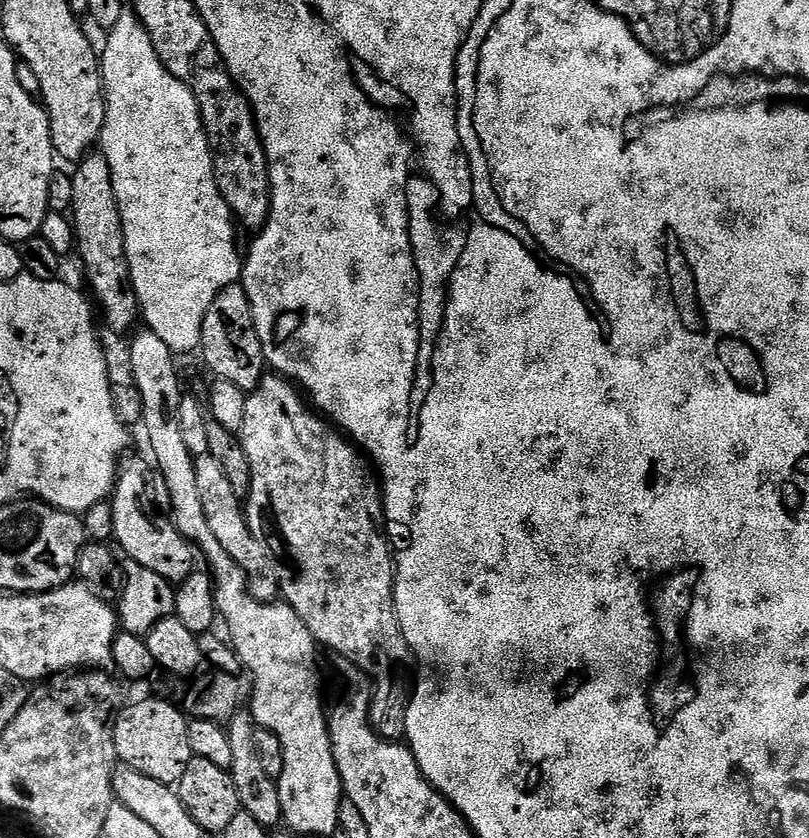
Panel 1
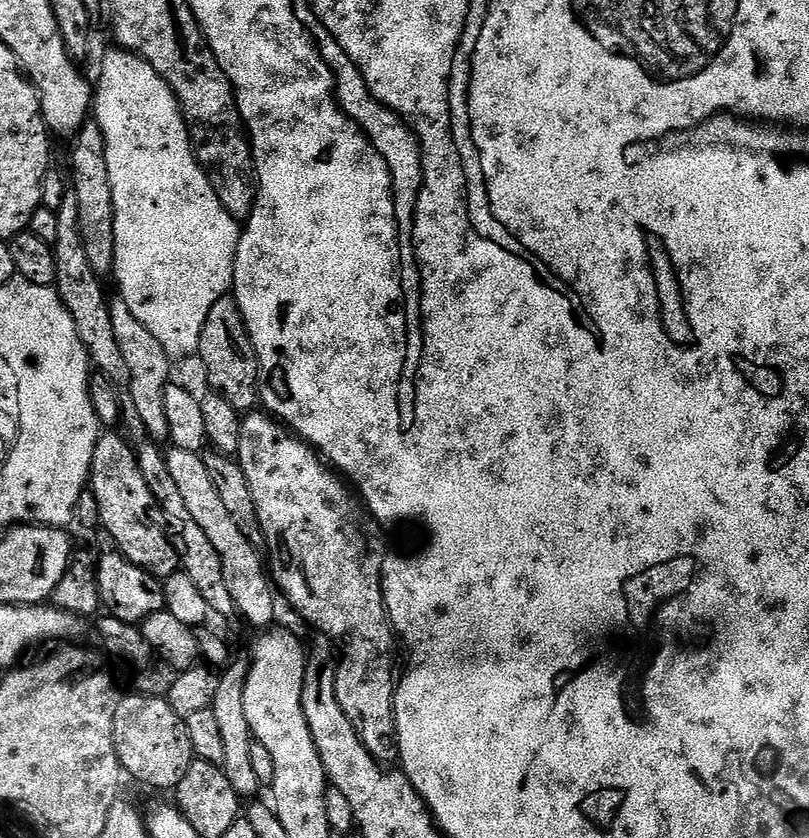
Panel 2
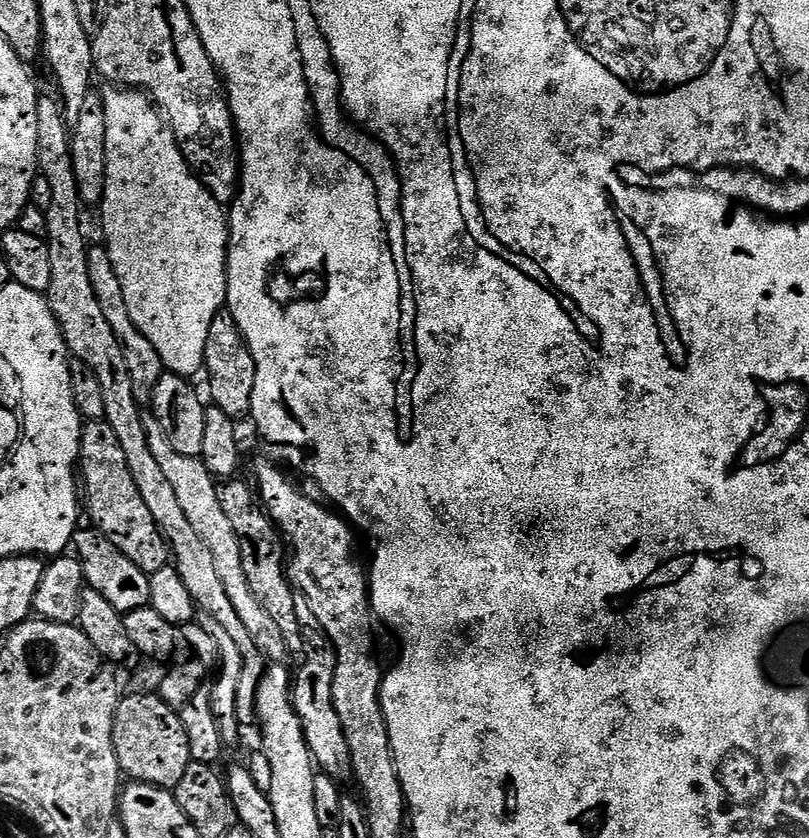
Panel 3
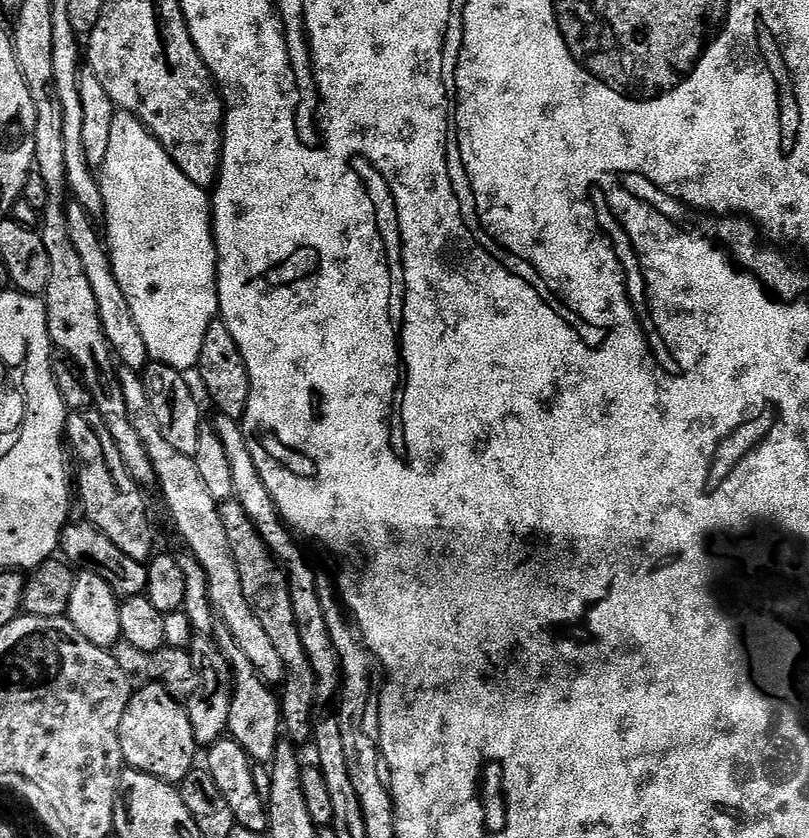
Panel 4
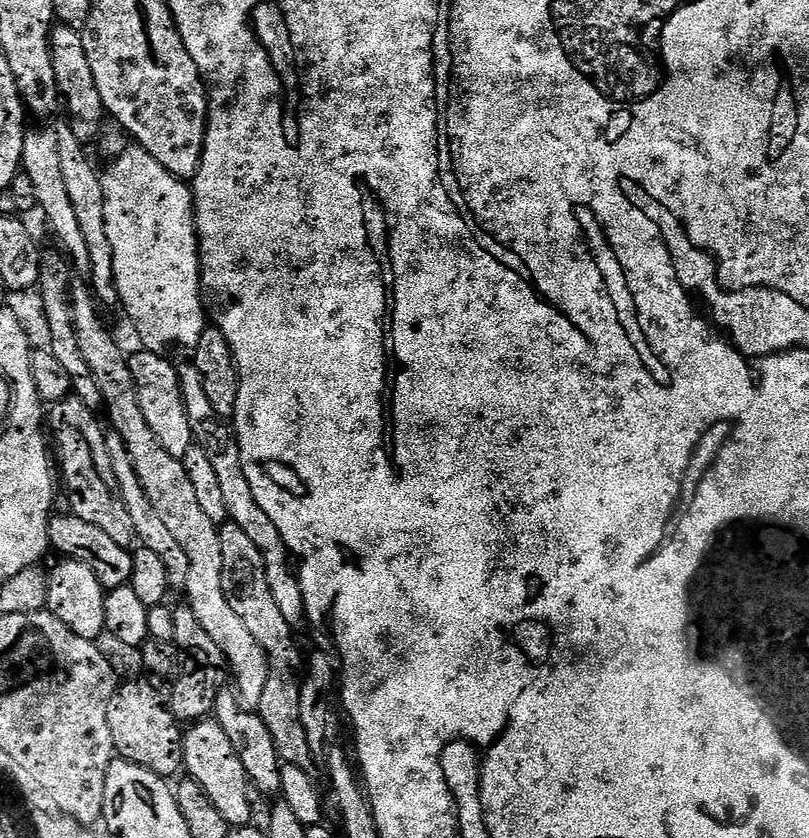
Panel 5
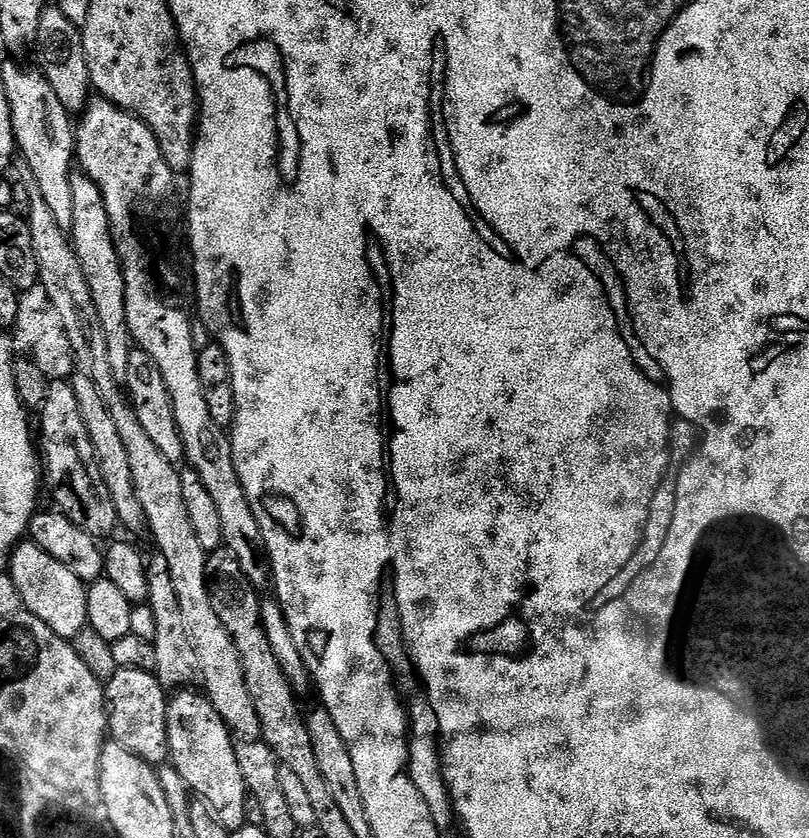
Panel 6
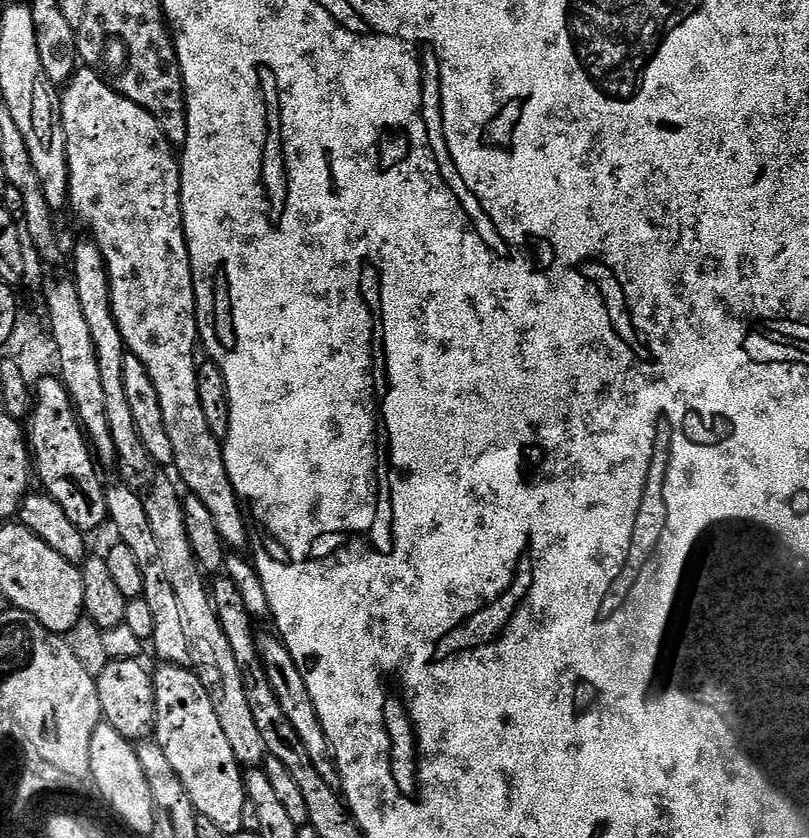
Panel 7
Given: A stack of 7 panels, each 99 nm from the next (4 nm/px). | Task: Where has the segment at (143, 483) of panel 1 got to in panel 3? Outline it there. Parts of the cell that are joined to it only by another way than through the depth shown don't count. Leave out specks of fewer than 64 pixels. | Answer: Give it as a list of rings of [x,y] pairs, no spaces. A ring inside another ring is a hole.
[[[90,420],[84,424],[84,432],[80,435],[79,471],[82,473],[82,484],[88,487],[88,504],[86,510],[92,515],[92,522],[100,532],[134,566],[149,574],[169,567],[170,549],[167,540],[154,522],[154,514],[146,507],[138,486],[134,484],[134,474],[126,462],[126,454],[122,454],[122,442],[114,435],[114,430],[103,420]]]

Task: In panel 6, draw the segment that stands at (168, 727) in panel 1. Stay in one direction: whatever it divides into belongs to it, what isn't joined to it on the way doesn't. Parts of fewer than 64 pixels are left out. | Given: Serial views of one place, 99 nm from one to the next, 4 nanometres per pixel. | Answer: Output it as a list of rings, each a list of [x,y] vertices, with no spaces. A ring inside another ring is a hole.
[[[144,666],[117,667],[107,677],[104,699],[108,709],[108,732],[111,739],[126,750],[130,750],[130,754],[142,758],[147,764],[160,766],[169,759],[168,701],[170,696],[169,693],[164,693],[164,688],[160,685],[161,677],[155,671],[147,672],[146,669],[147,667]]]

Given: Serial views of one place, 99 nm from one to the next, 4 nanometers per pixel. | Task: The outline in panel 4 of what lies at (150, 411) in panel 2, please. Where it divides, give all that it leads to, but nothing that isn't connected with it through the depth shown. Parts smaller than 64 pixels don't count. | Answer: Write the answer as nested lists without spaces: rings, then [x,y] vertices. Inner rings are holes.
[[[72,202],[67,205],[66,211],[70,242],[74,242],[74,250],[78,250],[78,258],[82,258],[82,270],[86,270],[86,279],[90,282],[90,290],[94,292],[98,318],[102,318],[102,330],[106,334],[108,344],[112,347],[113,357],[125,368],[143,370],[150,363],[146,342],[142,342],[142,334],[138,334],[138,326],[134,326],[134,314],[130,314],[126,294],[122,294],[122,286],[118,286],[118,278],[114,278],[112,258],[108,255],[105,241],[99,231],[96,233],[92,229],[94,222],[86,209]]]

